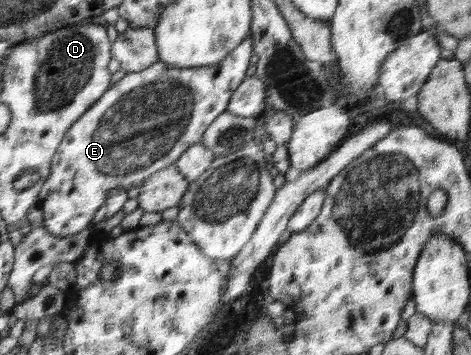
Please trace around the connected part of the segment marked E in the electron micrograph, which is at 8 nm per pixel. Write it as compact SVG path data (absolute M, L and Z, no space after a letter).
M252 36L246 37L222 61L210 67L165 68L159 82L149 82L149 72L129 73L103 95L87 115L71 127L52 164L52 176L42 189L38 206L44 213L44 226L59 238L69 238L93 225L101 207L115 190L129 191L143 187L157 172L176 165L182 156L201 142L203 132L223 112L227 111L239 84L245 81L245 72L253 56Z

